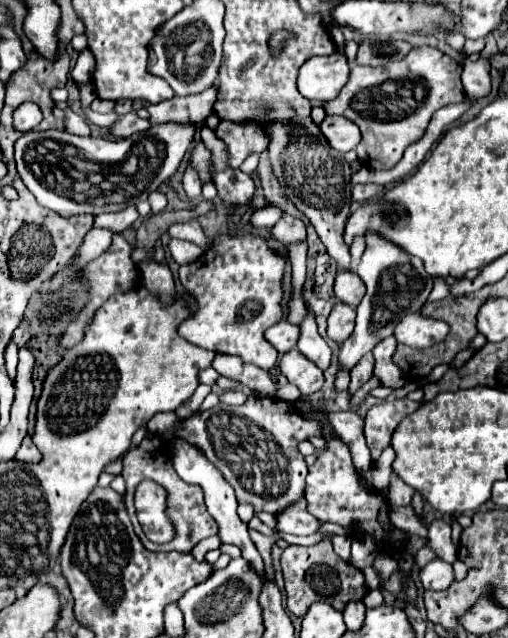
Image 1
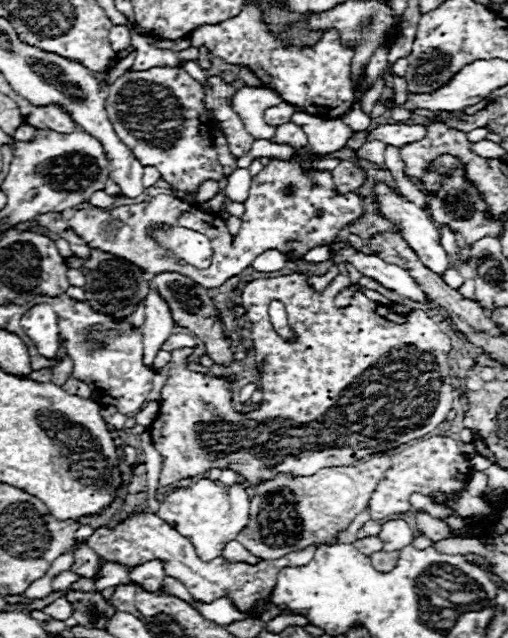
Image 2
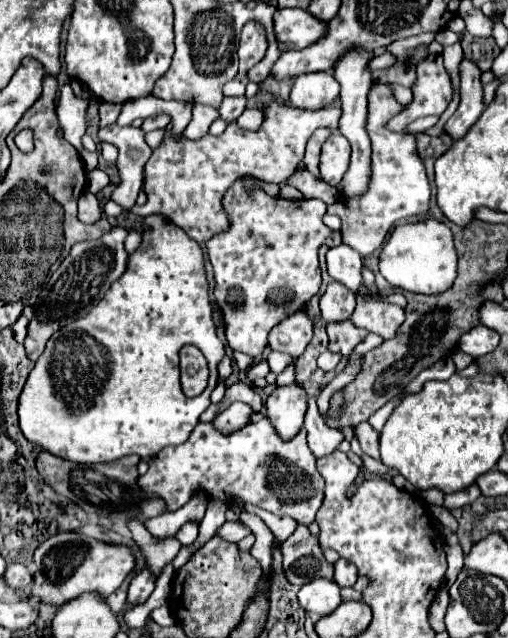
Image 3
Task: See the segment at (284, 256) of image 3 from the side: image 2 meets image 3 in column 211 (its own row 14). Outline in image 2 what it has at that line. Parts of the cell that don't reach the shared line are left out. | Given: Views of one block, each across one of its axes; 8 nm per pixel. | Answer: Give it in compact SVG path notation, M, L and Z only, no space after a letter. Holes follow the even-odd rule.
M248 2L238 16L220 24L204 24L196 28L190 34L190 40L192 46L206 46L214 56L224 58L228 64L250 68L264 86L276 90L284 102L304 108L310 114L340 118L354 104L354 86L350 78L354 50L340 42L336 30L326 30L314 48L284 48L262 22L262 6L250 6Z

